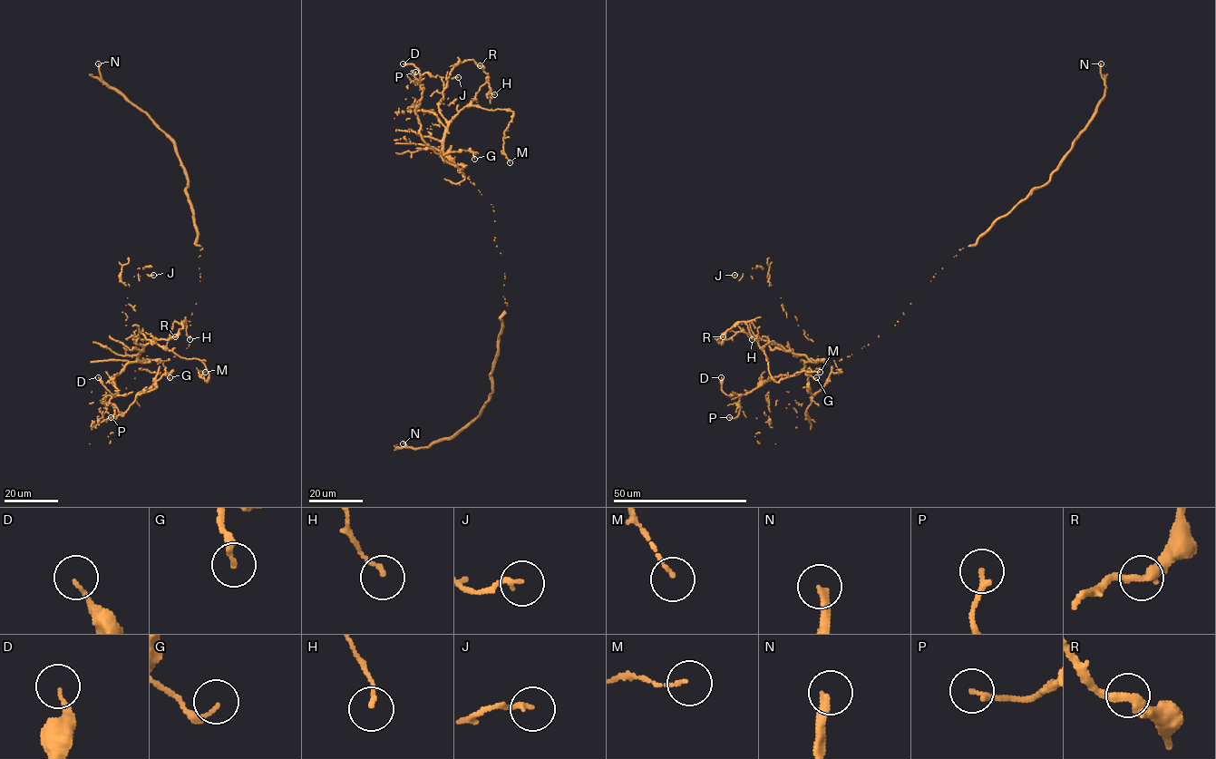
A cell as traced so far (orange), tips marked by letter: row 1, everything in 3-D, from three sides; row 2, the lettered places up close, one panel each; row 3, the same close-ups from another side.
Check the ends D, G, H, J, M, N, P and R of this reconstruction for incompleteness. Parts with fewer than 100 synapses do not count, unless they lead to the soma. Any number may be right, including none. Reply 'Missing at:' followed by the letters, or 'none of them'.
Missing at: N

